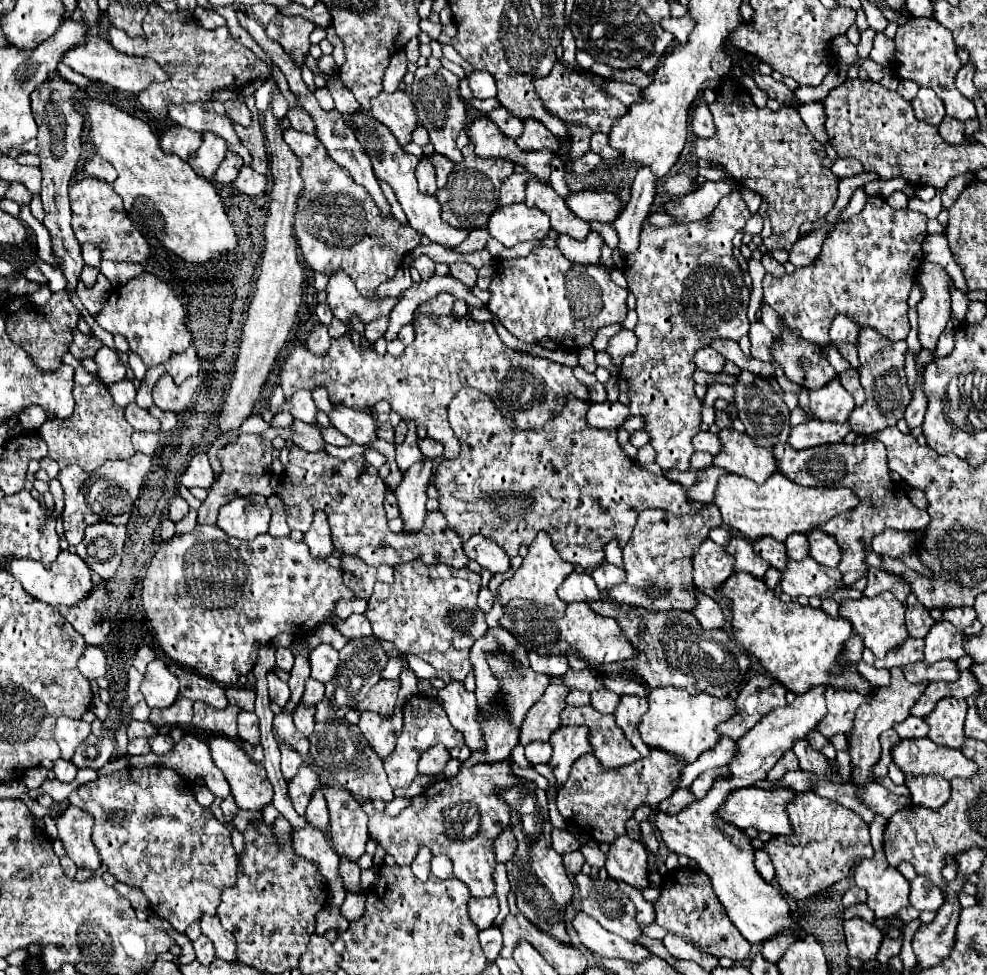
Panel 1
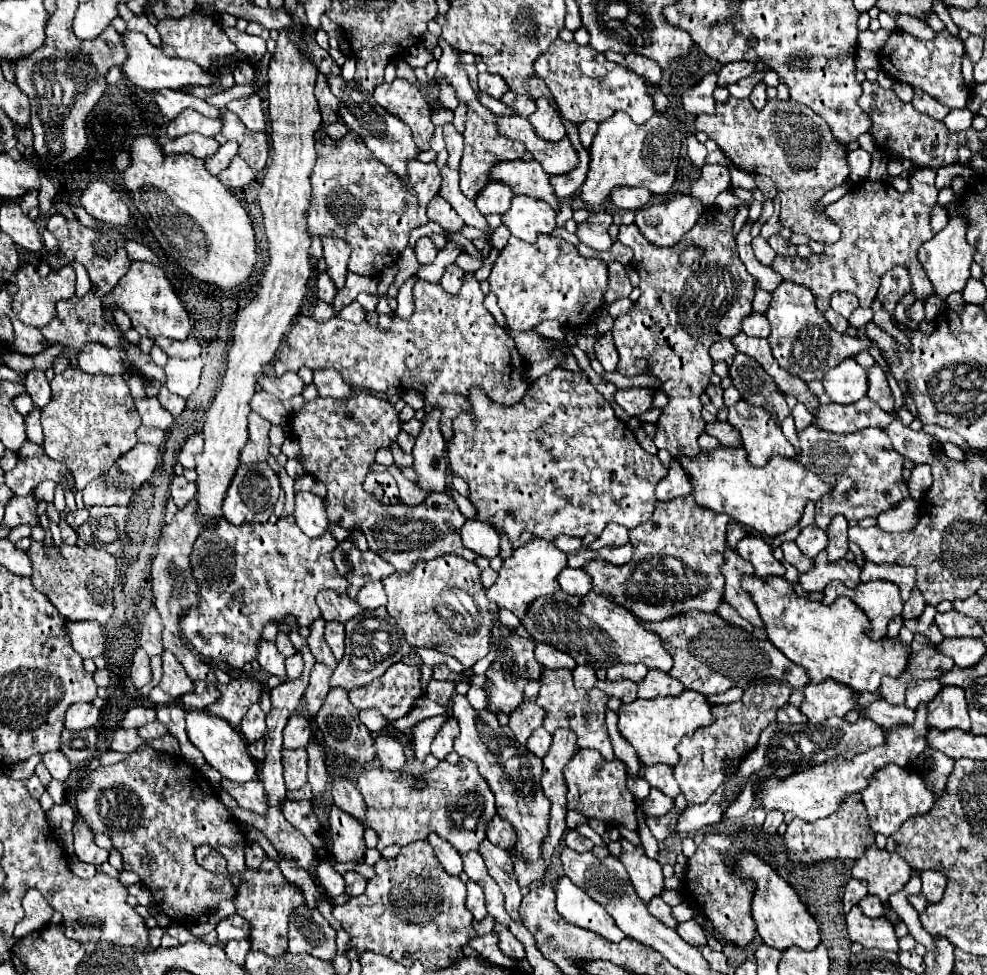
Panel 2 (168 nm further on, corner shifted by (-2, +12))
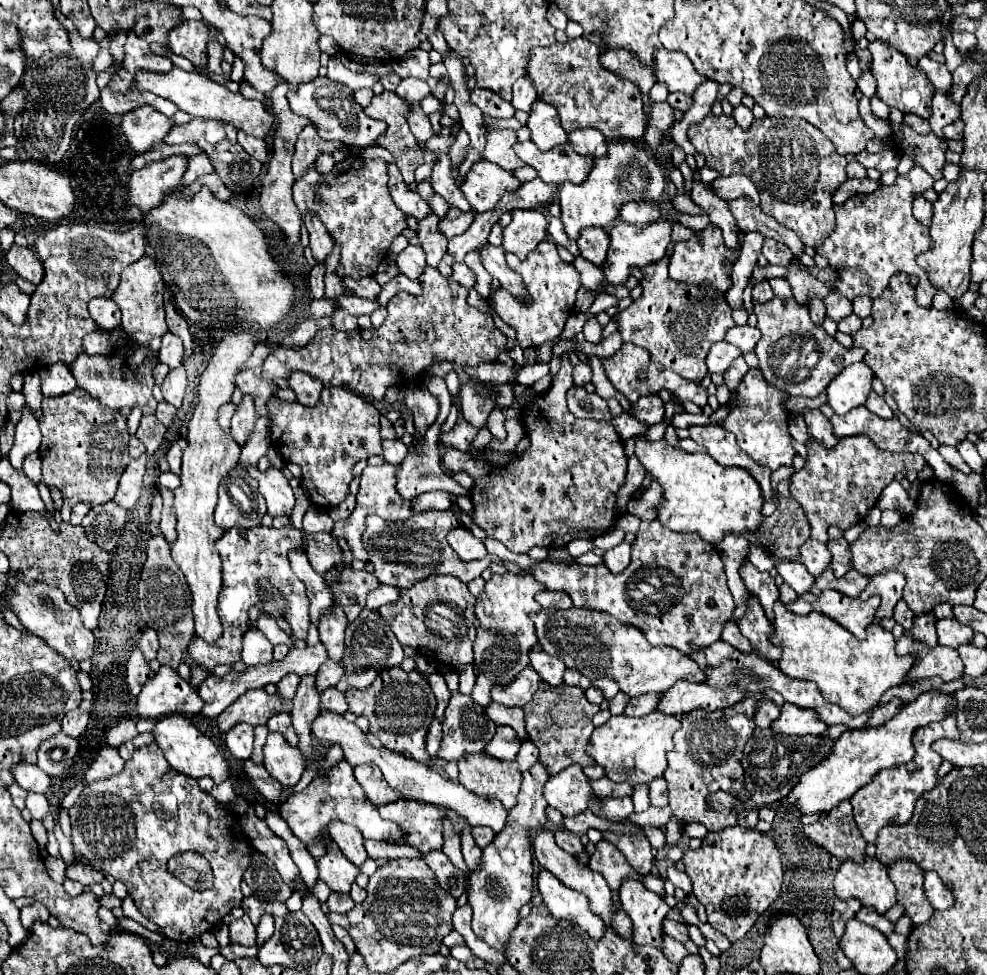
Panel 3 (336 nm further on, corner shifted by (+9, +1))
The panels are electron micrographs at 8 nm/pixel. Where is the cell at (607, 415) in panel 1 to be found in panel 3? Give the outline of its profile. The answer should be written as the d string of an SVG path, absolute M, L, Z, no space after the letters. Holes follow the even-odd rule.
M644 396L632 404L632 414L648 424L660 424L664 420L664 402L660 396Z

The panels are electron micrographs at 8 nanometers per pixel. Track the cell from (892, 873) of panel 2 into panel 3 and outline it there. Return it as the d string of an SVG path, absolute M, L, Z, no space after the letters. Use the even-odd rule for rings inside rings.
M864 856L862 864L844 860L834 878L834 892L840 900L858 898L880 914L896 904L896 888L888 878L886 866L870 856Z

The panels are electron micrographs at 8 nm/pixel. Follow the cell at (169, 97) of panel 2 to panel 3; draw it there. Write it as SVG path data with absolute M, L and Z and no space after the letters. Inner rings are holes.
M140 106L122 118L122 132L134 154L144 154L154 142L164 140L172 128L172 120L154 110L152 106Z

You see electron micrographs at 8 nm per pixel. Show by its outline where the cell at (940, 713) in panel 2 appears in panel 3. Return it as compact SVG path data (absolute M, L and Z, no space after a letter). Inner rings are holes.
M948 716L942 722L932 722L928 726L920 726L914 732L914 750L916 750L914 758L908 764L900 764L900 766L894 766L888 770L880 770L870 784L862 786L856 792L856 796L850 798L850 804L854 808L854 820L856 820L866 842L874 842L878 836L878 830L884 828L890 820L894 820L896 824L906 824L912 818L914 804L922 796L922 792L928 792L936 786L936 782L938 782L936 770L942 764L942 760L932 750L932 742L940 740L940 738L960 738L954 716Z

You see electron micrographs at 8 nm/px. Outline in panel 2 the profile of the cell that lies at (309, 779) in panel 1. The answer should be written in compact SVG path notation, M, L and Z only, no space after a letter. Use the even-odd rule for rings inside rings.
M295 749L291 753L283 751L283 767L287 791L299 791L307 783L307 751L305 749Z

